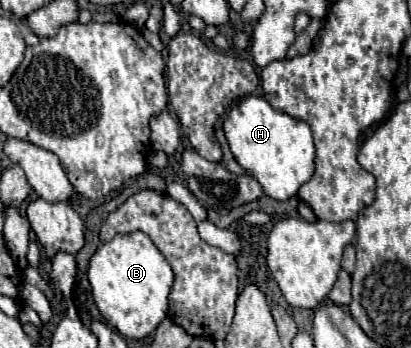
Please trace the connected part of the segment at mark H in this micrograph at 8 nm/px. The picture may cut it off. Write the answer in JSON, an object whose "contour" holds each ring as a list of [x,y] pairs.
{"contour":[[[249,95],[235,105],[223,121],[223,131],[237,163],[249,171],[263,187],[263,193],[275,201],[293,197],[297,189],[313,175],[315,145],[309,125],[285,113],[277,113],[263,97]]]}

